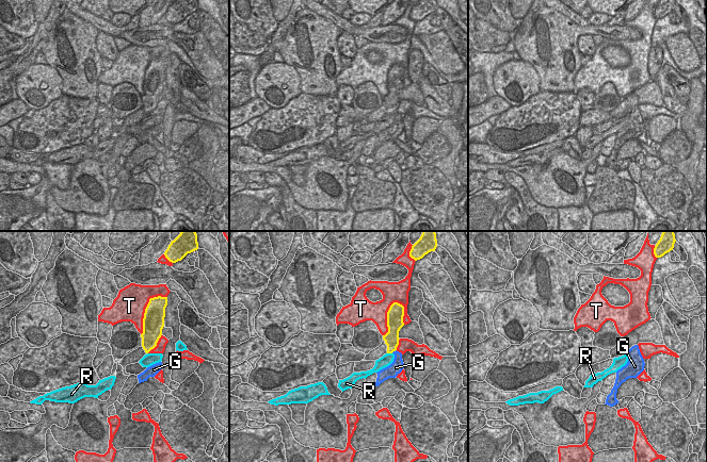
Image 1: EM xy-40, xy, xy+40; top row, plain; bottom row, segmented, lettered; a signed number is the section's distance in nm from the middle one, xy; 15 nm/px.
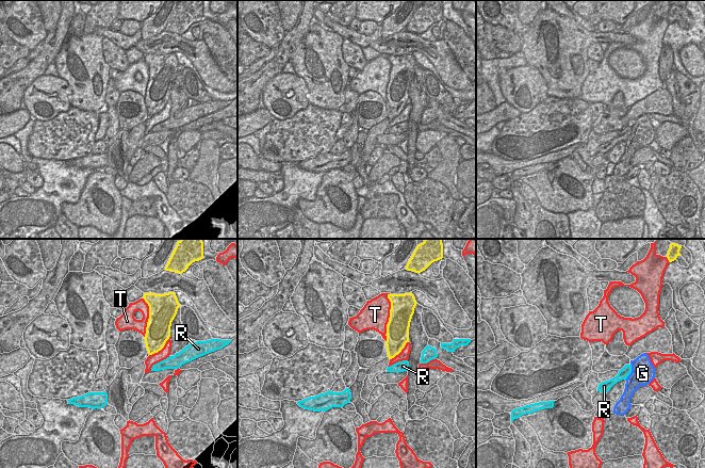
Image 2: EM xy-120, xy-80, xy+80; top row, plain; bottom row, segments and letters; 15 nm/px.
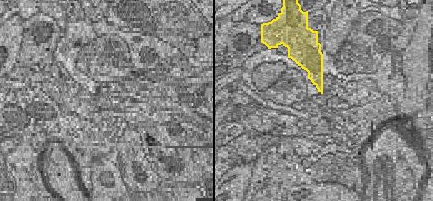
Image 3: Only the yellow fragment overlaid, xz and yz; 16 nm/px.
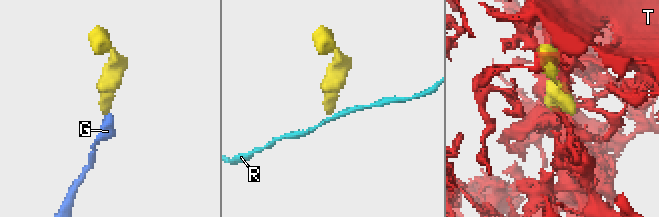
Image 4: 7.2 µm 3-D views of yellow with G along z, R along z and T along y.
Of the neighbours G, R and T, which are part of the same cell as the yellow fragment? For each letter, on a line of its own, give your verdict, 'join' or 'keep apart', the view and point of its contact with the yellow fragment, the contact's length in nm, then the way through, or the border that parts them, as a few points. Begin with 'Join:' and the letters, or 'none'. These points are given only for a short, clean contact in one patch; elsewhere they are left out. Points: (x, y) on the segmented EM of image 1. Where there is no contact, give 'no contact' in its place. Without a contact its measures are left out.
Join: G
G: join; contact xy (394, 350); length 100 nm; way xy (391, 339), (394, 350), (397, 366)
R: keep apart; contact xy (389, 352); length 80 nm; border xy (387, 352), (391, 353)
T: keep apart; contact xy (387, 317); length 550 nm

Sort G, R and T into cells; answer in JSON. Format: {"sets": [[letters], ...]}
{"sets": [["G"], ["R"], ["T"]]}

